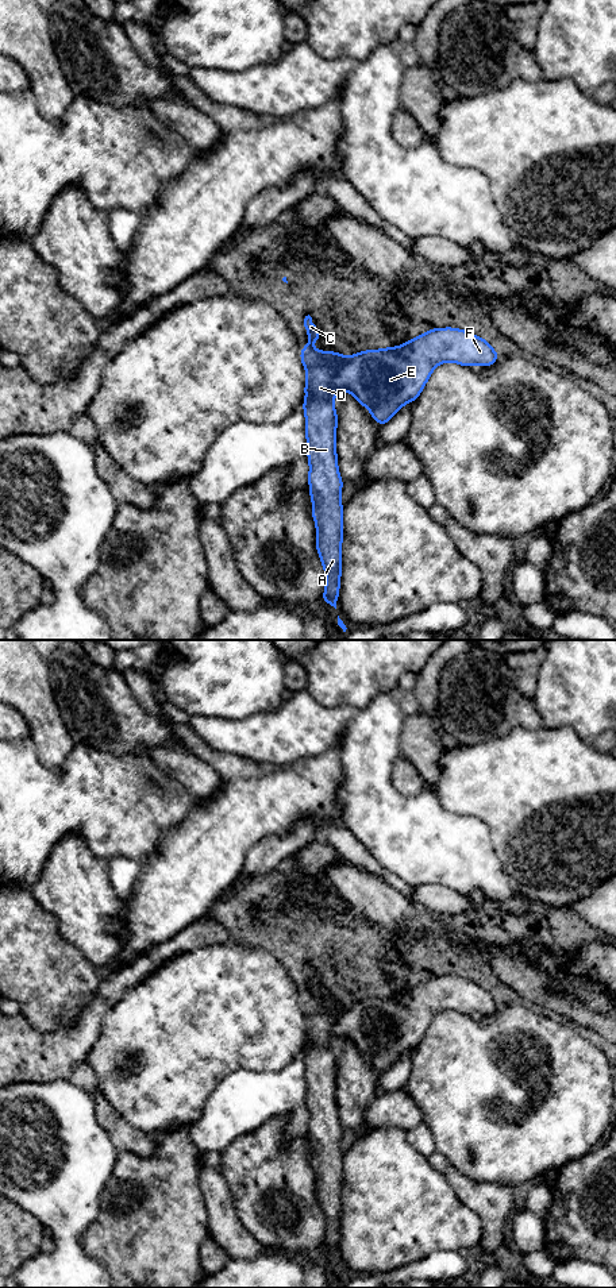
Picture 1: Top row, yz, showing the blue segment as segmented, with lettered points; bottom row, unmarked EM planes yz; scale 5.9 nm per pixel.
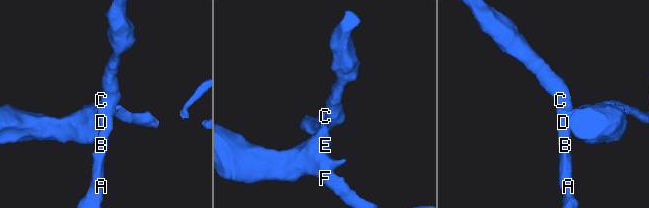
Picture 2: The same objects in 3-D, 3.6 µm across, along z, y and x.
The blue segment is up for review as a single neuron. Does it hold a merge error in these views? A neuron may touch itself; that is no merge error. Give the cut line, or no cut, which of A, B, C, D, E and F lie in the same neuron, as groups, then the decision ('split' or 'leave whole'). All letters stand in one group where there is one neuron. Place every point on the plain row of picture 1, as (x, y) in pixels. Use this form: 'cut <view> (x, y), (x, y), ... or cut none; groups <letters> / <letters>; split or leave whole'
cut yz (346, 1006), (335, 1020), (334, 1034), (337, 1037); groups A B C D / E F; split

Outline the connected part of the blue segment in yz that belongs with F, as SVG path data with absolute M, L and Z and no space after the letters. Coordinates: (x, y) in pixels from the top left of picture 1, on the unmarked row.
M453 975L432 976L412 986L400 995L365 998L346 1006L336 1017L334 1034L340 1040L350 1040L358 1050L367 1056L374 1069L381 1075L407 1050L415 1050L423 1040L434 1017L443 1010L454 1010L465 1015L480 1013L492 1014L500 1003L482 986Z

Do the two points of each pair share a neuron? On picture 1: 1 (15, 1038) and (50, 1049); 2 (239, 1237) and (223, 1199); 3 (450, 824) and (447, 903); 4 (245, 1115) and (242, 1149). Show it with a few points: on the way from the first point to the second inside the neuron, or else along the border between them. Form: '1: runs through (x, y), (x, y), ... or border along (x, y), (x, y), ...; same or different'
1: runs through (23, 1047), (26, 1049), (42, 1049); same
2: runs through (230, 1227), (223, 1221), (223, 1209); same
3: border along (416, 886), (442, 884), (469, 897); different
4: border along (270, 1118), (253, 1132), (238, 1137), (222, 1153); different

